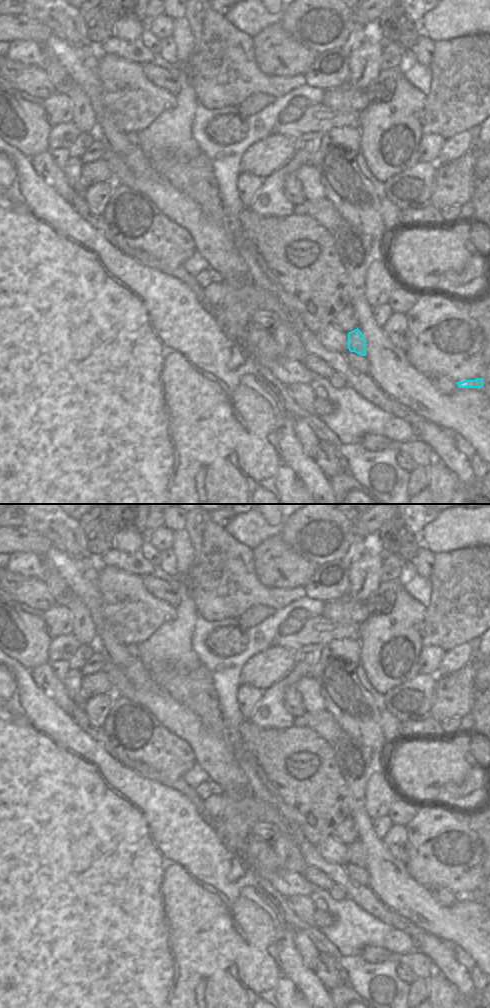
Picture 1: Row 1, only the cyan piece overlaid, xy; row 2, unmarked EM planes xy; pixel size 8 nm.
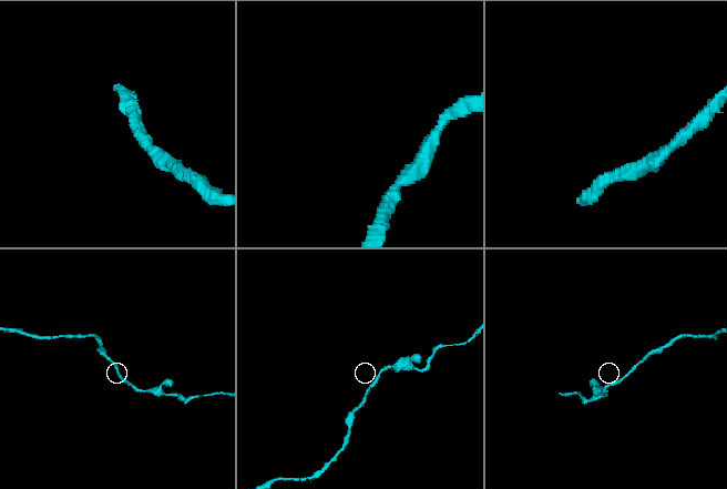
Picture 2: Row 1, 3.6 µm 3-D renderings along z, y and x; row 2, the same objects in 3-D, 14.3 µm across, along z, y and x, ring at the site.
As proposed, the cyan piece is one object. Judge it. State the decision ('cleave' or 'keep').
keep

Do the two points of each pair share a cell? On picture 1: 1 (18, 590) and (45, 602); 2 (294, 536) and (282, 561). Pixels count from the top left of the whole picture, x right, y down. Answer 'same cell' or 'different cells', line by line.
1: same cell
2: different cells

